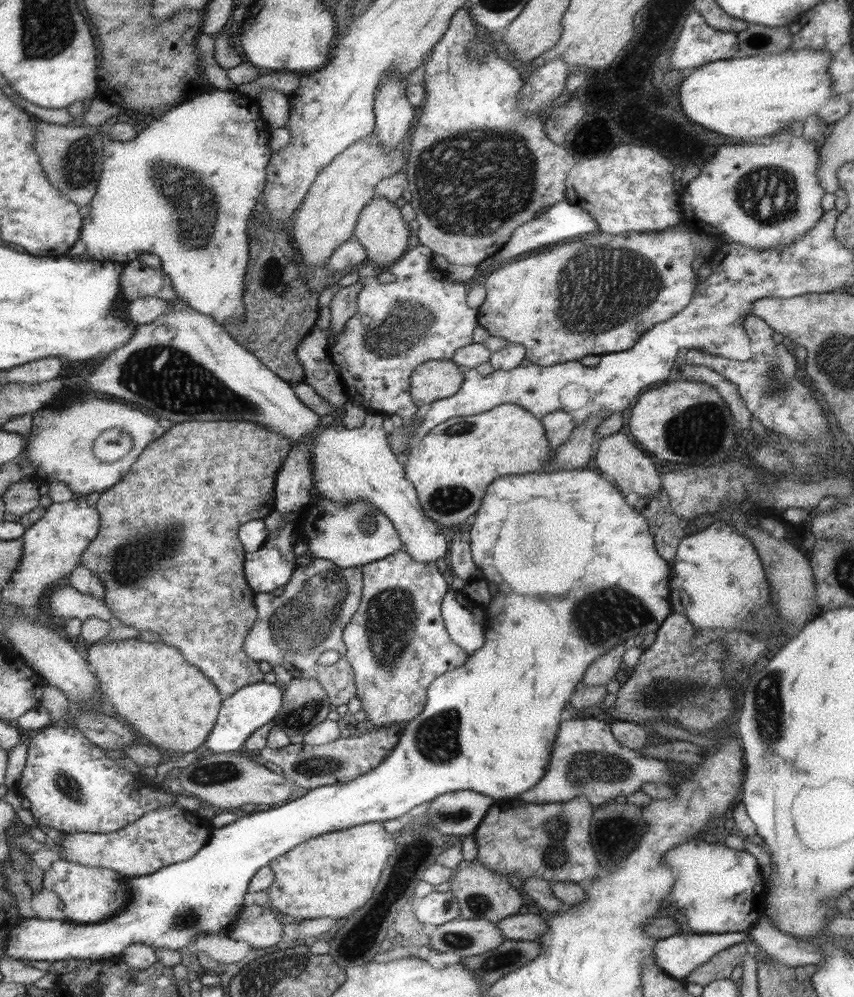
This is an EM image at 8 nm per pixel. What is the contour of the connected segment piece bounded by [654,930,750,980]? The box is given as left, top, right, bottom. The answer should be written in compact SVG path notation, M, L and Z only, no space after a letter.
M750 931L731 932L724 934L696 934L692 932L680 932L668 938L656 941L654 950L655 963L673 979L686 980L688 975L698 967L706 964L718 952L734 946L739 942L747 942L750 939Z

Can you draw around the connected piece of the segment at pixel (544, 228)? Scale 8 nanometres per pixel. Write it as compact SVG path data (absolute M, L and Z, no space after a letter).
M563 200L563 202L554 204L552 208L546 209L546 212L542 213L540 218L530 220L528 224L522 224L520 228L516 228L516 236L512 236L508 244L492 256L492 262L498 264L504 258L514 258L514 256L530 252L534 248L542 248L542 246L556 244L556 242L566 242L566 240L576 238L580 234L597 232L599 224L592 218L591 214L584 211L580 206L570 204L568 200Z

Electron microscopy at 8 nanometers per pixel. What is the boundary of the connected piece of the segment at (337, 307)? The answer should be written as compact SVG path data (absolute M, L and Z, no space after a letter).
M358 284L341 288L329 304L331 310L331 321L329 328L334 338L342 333L349 318L357 313L357 300L361 288Z

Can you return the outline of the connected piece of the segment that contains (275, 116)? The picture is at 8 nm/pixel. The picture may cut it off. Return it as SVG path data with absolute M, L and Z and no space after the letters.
M262 89L256 98L262 120L273 128L282 128L290 121L290 104L288 96L281 91Z

